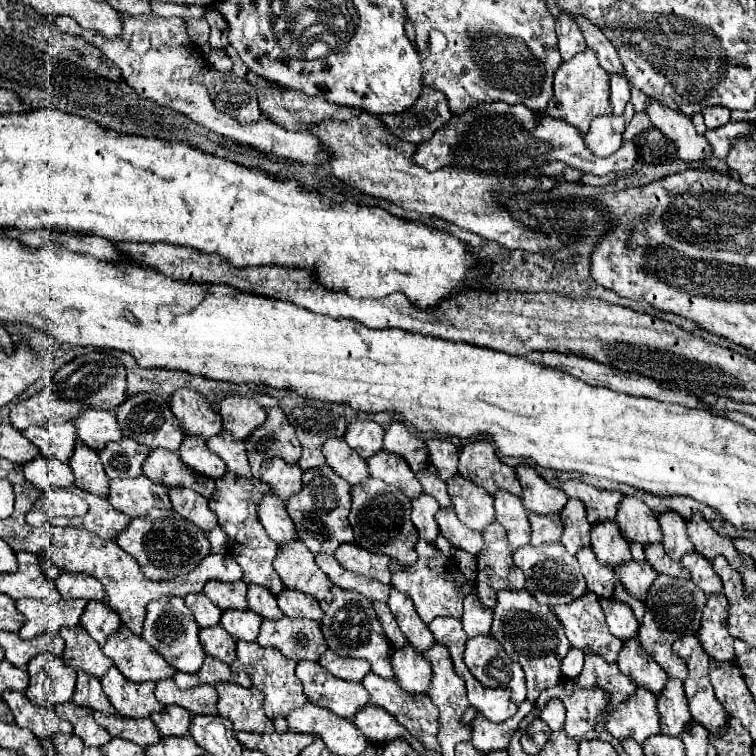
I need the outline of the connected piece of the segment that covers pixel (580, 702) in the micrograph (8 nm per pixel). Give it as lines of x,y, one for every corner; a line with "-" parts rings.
564,678
558,686
544,690
536,704
540,710
544,710
550,700
560,700
566,706
566,734
580,736
592,730
592,722
604,704
604,692
600,688
580,690
572,684
572,680

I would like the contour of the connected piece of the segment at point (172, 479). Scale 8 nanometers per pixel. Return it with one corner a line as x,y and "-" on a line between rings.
164,448
152,450
142,470
152,482
164,484
166,488
192,486
192,482
198,482
198,476
180,460
180,456

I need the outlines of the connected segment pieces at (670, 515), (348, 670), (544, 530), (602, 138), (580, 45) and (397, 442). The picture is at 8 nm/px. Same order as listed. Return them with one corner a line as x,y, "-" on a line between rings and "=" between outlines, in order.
672,510
660,512
658,522
664,532
664,540
662,540
664,550
672,560
680,560
684,554
694,550
692,542
688,540
688,534
686,534
686,522
682,520
680,514
676,514
=
326,650
320,656
320,666
324,666
332,676
348,680
348,682
362,682
362,678
370,672
370,664
358,658
342,658
332,650
=
530,514
530,524
532,524
532,546
538,544
548,544
548,542
558,542
564,526
560,520
560,514
552,514
552,516
540,516
540,514
=
598,116
592,122
592,130
584,136
584,144
594,156
610,156
622,146
624,118
622,116
=
560,14
556,18
556,34
558,34
558,46
560,46
562,60
570,60
576,52
584,52
586,48
584,36
578,24
570,16
=
394,422
386,430
384,450
390,452
390,454
402,456
408,462
408,466
412,468
414,474
420,472
420,468
424,468
424,464
428,462
426,442
418,436
412,436
402,422

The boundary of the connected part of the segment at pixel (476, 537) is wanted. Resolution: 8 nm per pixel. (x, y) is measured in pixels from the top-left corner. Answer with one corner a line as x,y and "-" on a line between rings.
452,506
450,508
440,508
436,512
436,522
440,526
440,532
444,538
448,538
448,542
458,548
458,550
464,550
464,552
470,552
470,554
478,554
482,550
482,534
476,532
476,530
470,530
466,524
462,524
458,518
456,518
456,512
452,512

